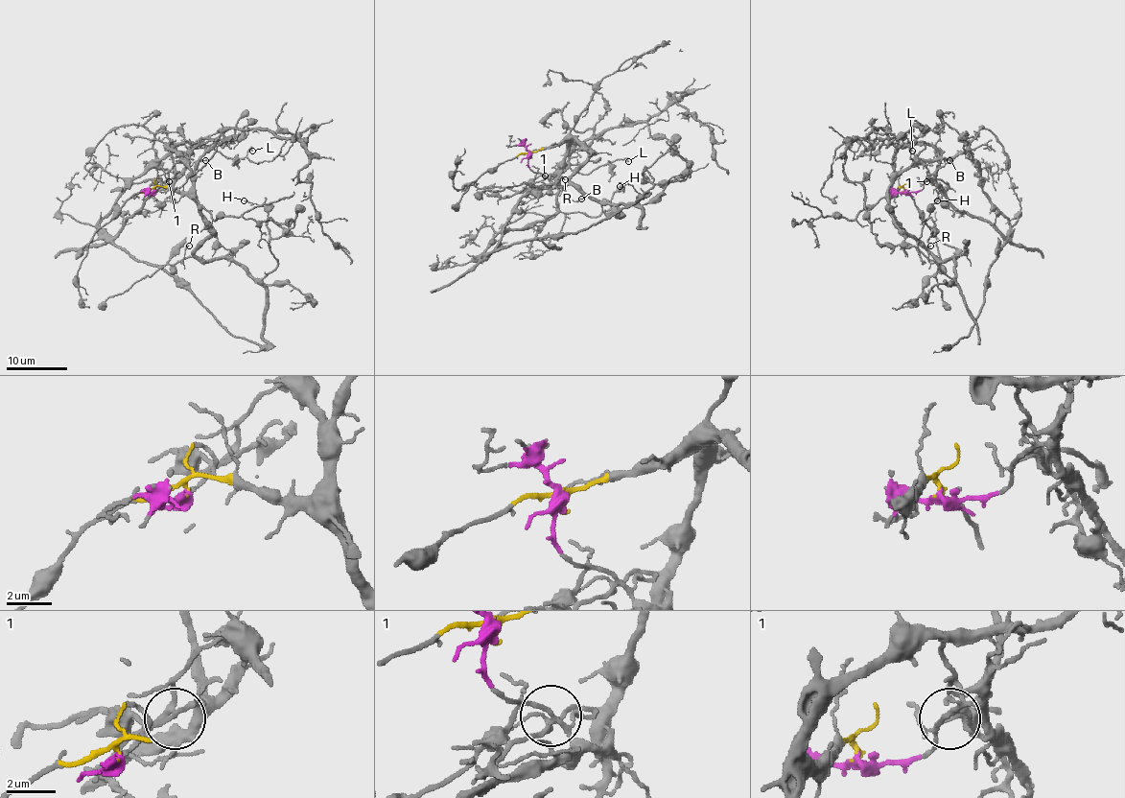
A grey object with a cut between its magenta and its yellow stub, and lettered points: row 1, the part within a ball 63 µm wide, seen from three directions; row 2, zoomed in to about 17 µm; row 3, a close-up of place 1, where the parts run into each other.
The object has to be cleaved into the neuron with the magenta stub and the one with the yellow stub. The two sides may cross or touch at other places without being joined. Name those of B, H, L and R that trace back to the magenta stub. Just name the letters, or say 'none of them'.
B, L

